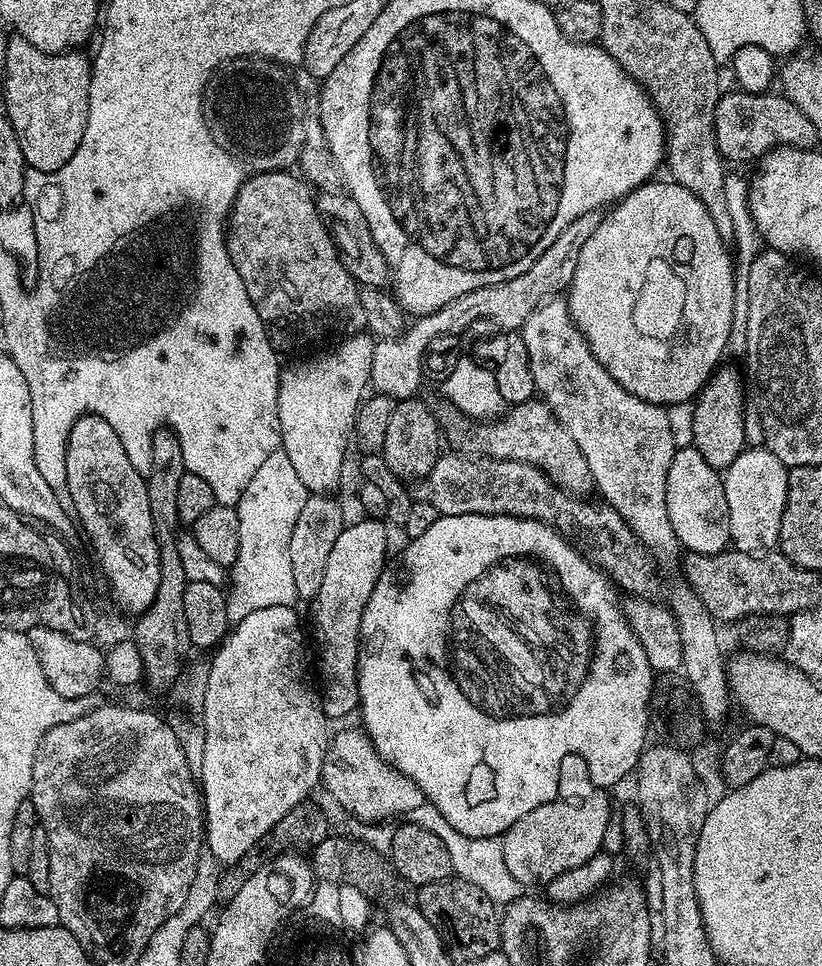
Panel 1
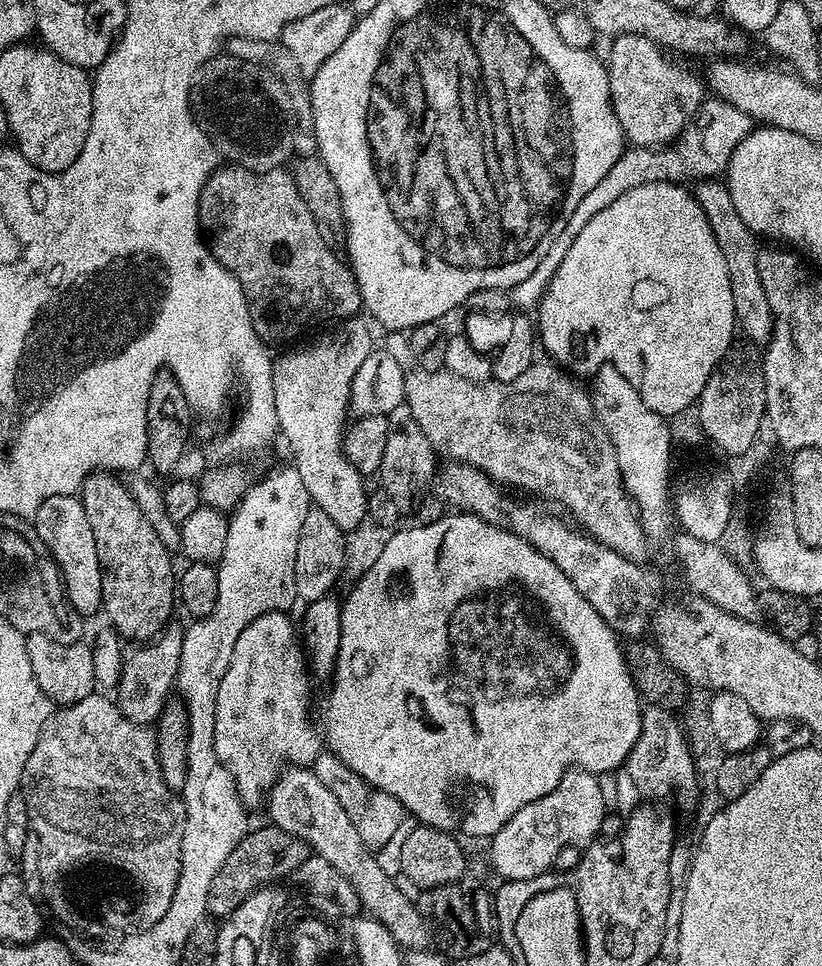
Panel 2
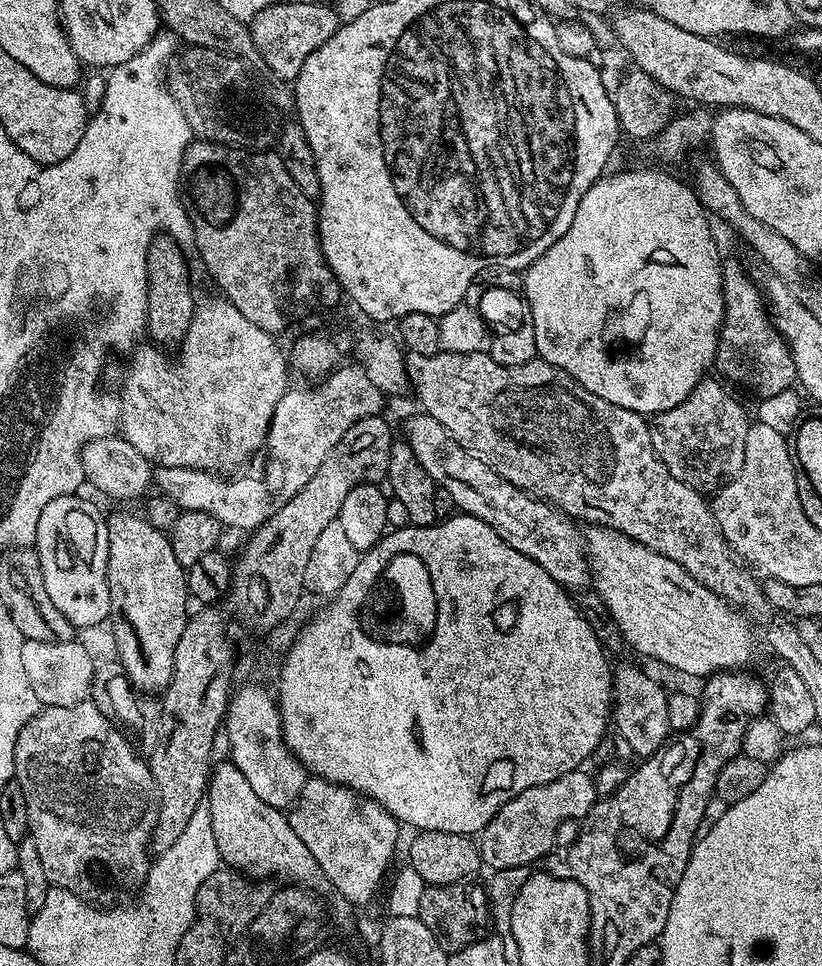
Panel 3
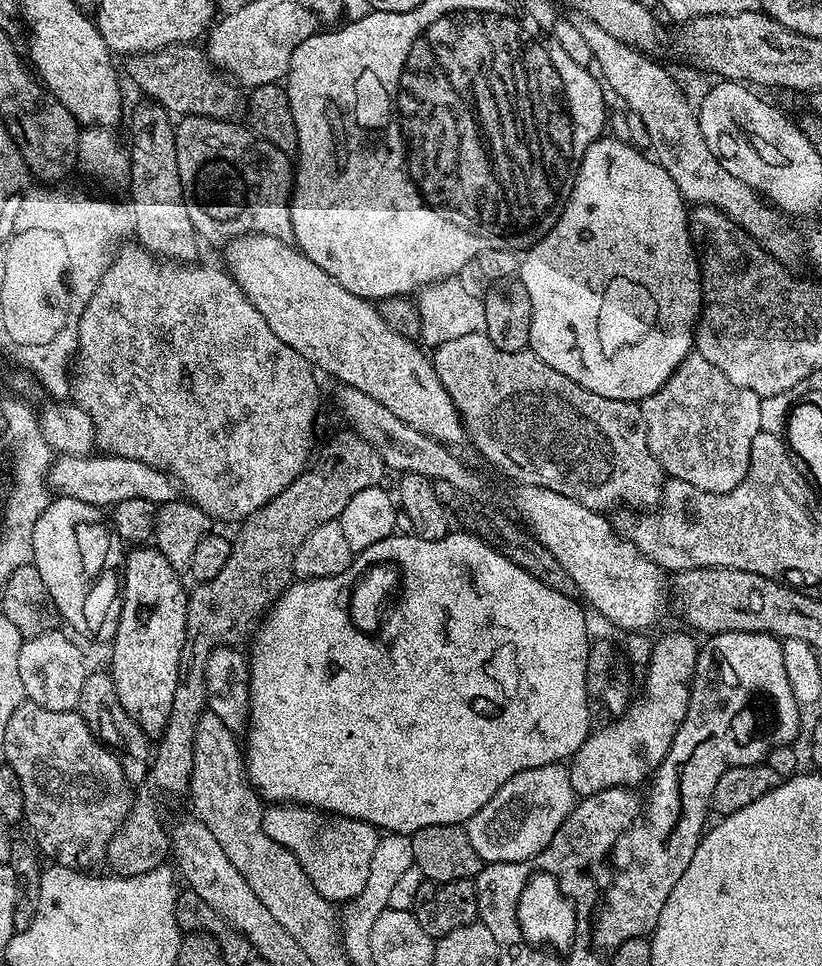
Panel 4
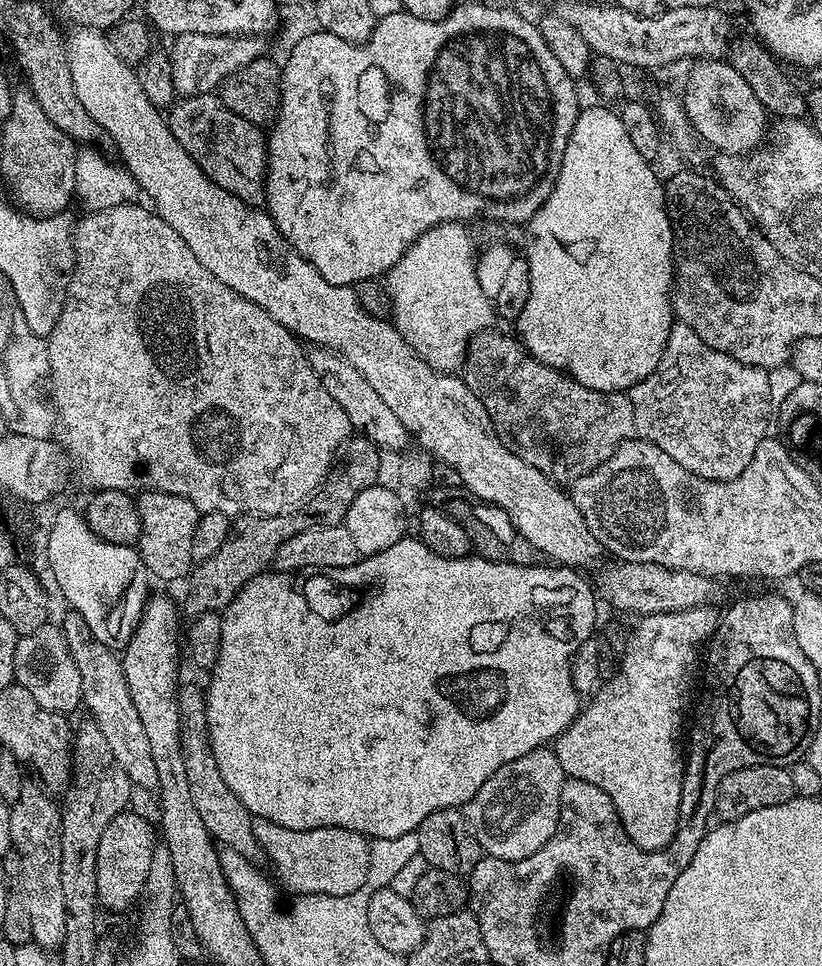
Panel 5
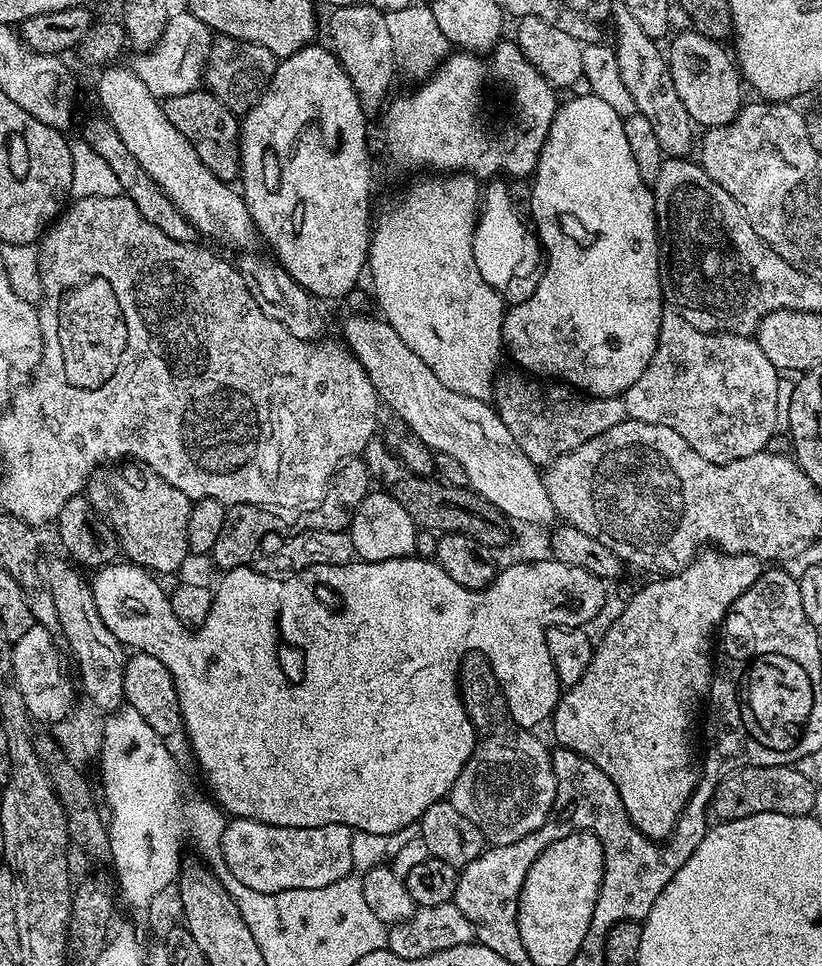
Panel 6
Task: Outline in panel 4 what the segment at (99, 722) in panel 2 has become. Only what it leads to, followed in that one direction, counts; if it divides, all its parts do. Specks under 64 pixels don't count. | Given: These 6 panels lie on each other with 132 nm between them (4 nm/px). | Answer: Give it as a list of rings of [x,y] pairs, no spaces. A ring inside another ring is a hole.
[[[25,702],[18,706],[18,710],[14,710],[14,714],[10,714],[10,722],[6,726],[6,742],[2,746],[4,752],[3,763],[14,770],[14,774],[18,774],[18,782],[22,782],[22,798],[24,799],[24,818],[23,823],[28,824],[31,839],[34,841],[39,855],[51,861],[53,864],[61,864],[67,868],[77,870],[92,870],[96,863],[103,861],[107,854],[107,846],[115,832],[123,826],[124,819],[127,818],[129,810],[132,808],[134,794],[132,788],[128,785],[128,780],[124,777],[124,768],[120,765],[121,757],[111,752],[102,741],[99,740],[97,733],[89,726],[86,721],[75,712],[51,712],[42,706]]]

